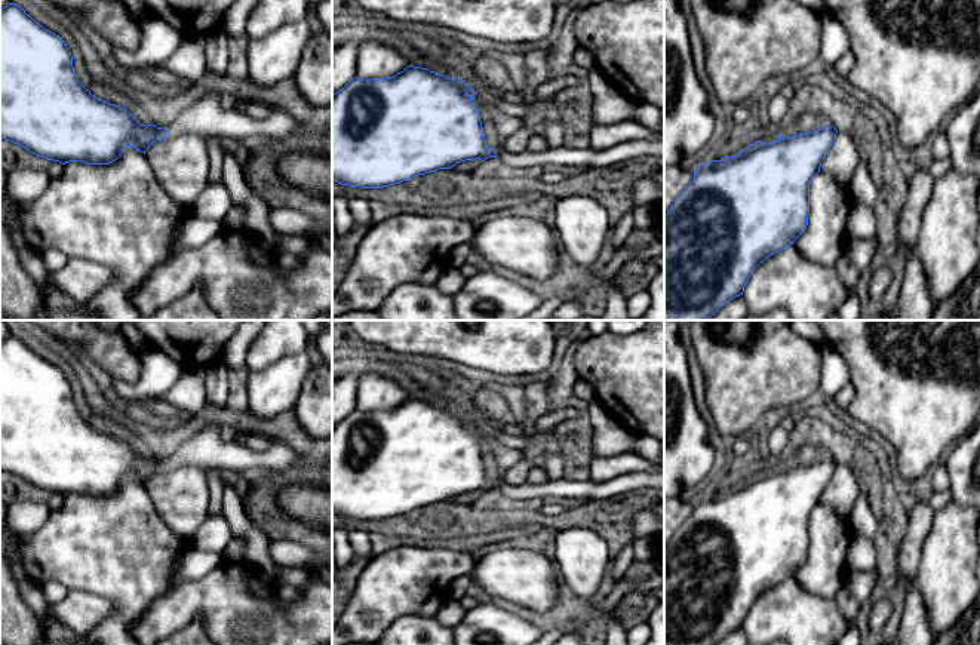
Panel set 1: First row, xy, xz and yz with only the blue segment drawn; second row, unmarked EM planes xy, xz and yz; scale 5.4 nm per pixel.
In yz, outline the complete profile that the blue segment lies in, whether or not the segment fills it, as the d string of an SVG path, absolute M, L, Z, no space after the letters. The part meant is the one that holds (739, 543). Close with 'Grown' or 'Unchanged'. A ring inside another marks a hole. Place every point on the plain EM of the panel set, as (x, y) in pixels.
M833 457L810 466L799 466L787 470L778 466L778 473L768 476L756 473L734 488L722 492L710 492L695 500L692 515L681 525L670 543L664 547L664 645L716 645L726 635L743 627L744 618L761 595L793 577L808 558L810 516L820 504L821 494L836 472L836 466L838 463Z. Unchanged

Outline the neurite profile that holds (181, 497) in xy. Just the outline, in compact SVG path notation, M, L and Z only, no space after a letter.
M194 466L169 469L153 474L145 489L163 522L191 541L209 516L206 470Z

